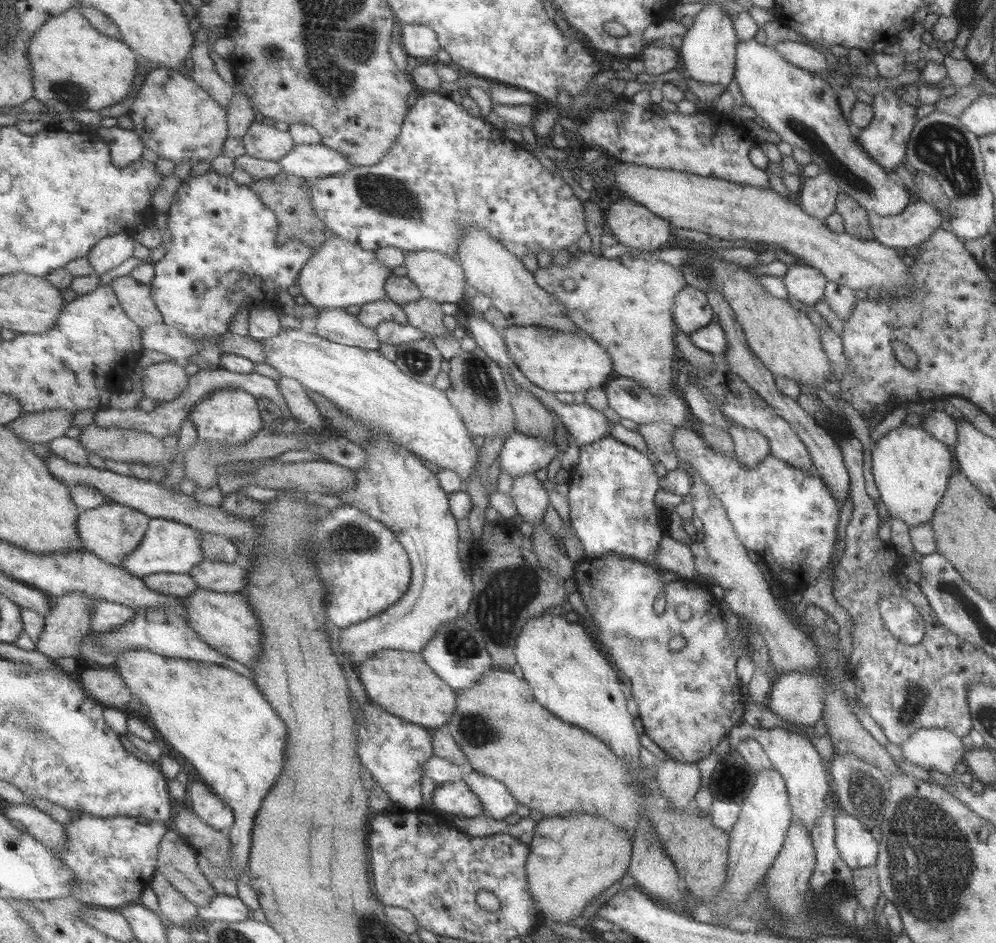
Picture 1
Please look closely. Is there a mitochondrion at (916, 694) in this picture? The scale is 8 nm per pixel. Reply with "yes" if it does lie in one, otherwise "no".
yes

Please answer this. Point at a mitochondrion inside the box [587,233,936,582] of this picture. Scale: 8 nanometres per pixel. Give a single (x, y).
(704, 272)

